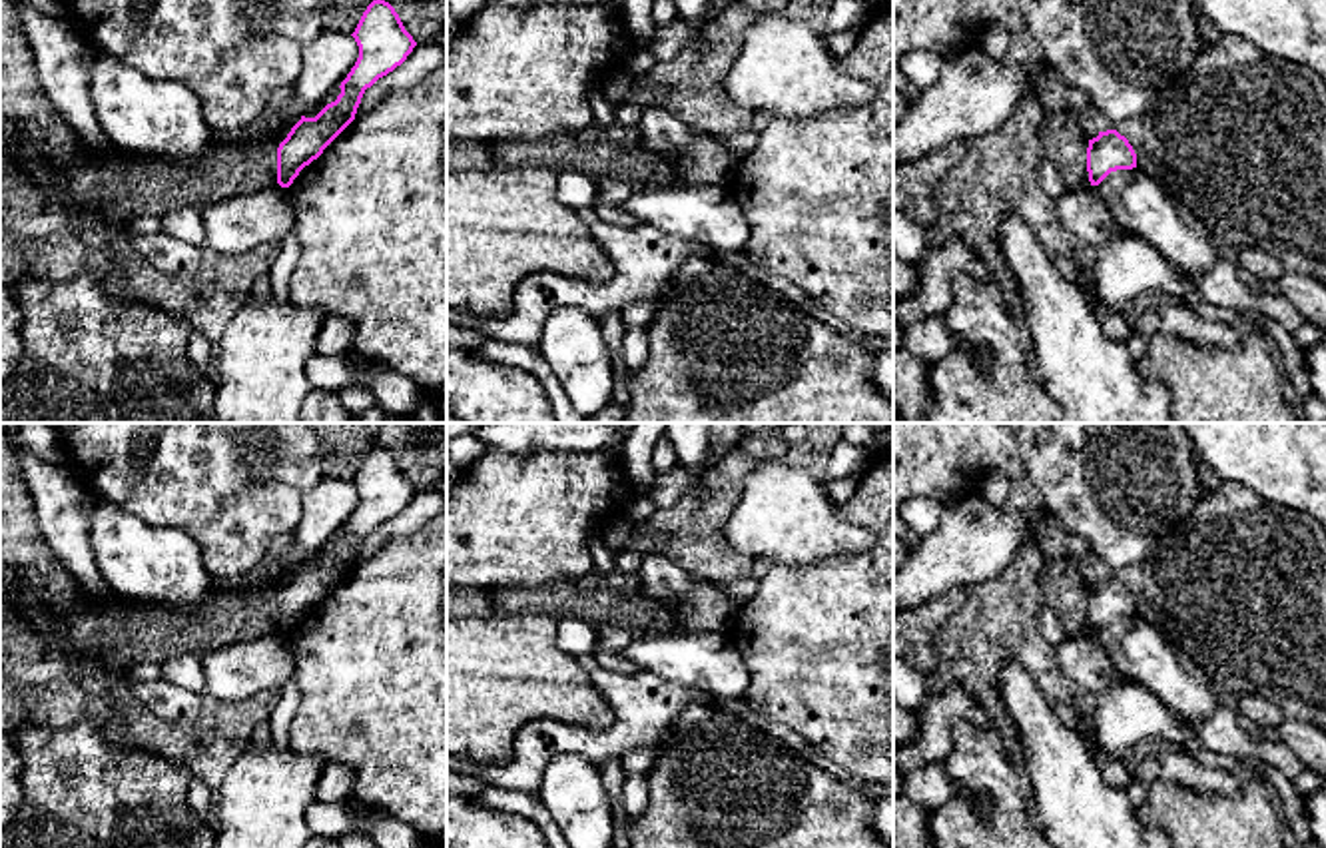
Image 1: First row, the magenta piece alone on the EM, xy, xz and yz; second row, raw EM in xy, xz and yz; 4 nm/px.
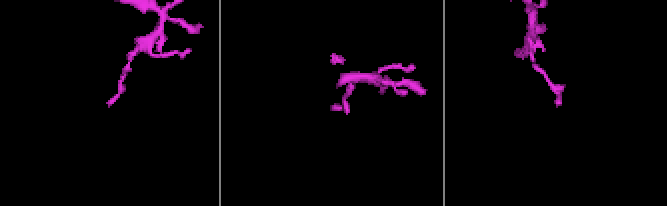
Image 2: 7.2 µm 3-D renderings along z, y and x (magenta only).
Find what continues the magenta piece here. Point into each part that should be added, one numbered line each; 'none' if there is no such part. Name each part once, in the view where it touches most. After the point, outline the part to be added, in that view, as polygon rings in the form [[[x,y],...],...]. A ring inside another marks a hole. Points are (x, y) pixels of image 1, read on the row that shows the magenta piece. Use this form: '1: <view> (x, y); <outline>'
none

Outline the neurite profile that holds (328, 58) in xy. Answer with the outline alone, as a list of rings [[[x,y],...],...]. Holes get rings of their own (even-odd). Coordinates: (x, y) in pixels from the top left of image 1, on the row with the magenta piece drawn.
[[[323,30],[303,48],[303,68],[293,82],[301,108],[319,106],[347,78],[359,58],[351,34]]]

